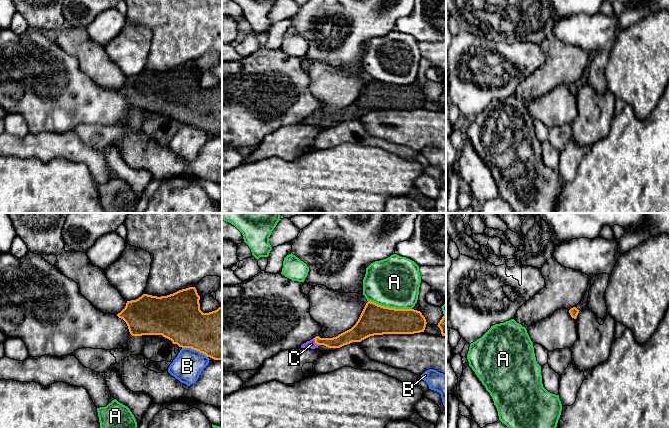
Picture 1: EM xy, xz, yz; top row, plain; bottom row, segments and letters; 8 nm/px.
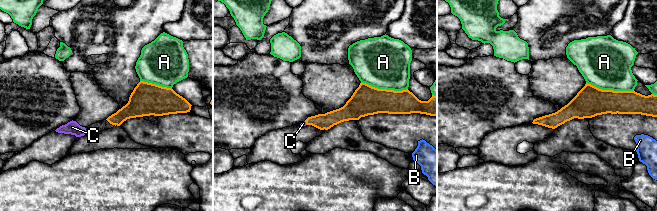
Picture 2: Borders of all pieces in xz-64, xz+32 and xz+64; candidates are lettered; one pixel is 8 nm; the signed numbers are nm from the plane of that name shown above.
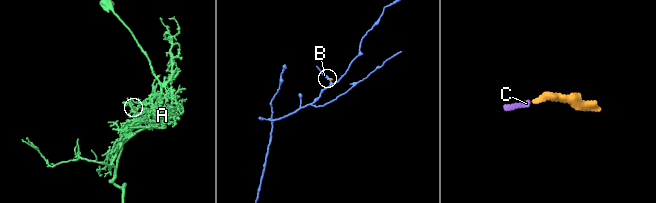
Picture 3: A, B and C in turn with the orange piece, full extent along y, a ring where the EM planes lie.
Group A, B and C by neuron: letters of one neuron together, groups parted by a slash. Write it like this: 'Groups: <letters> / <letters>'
Groups: A / B / C

